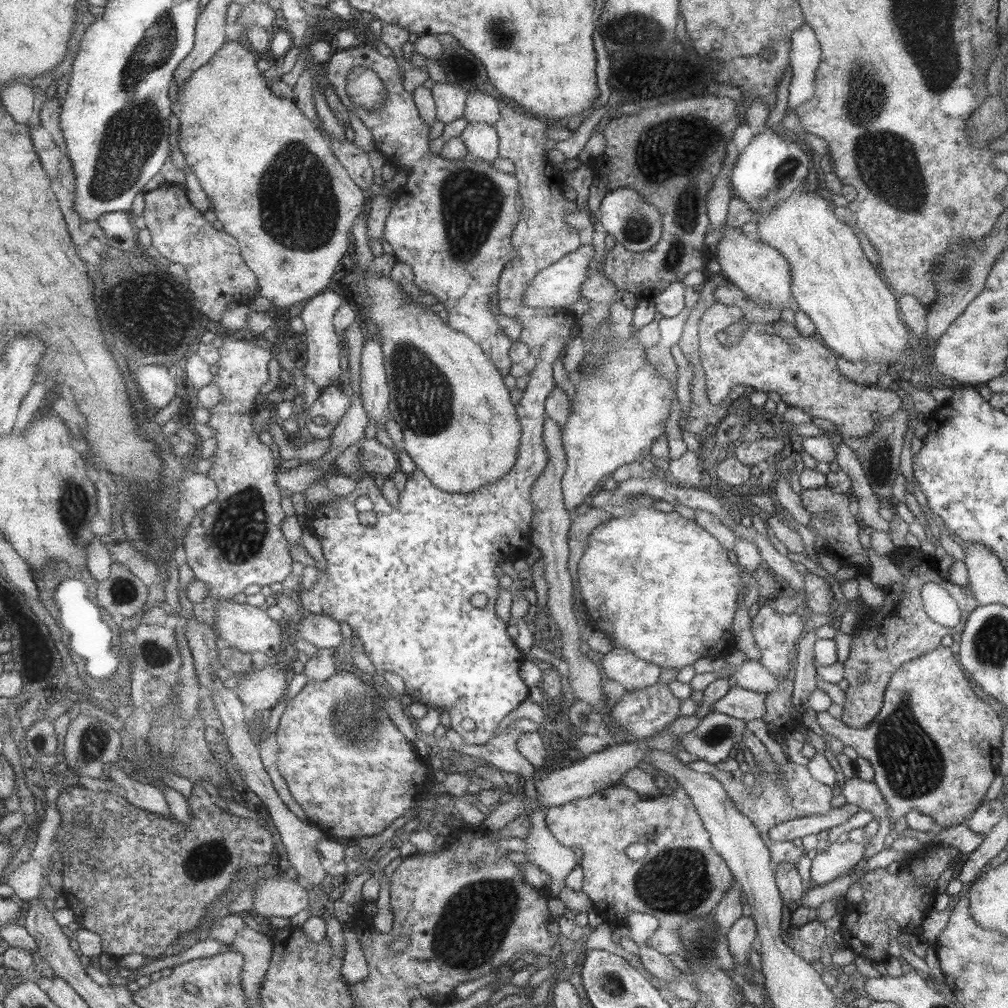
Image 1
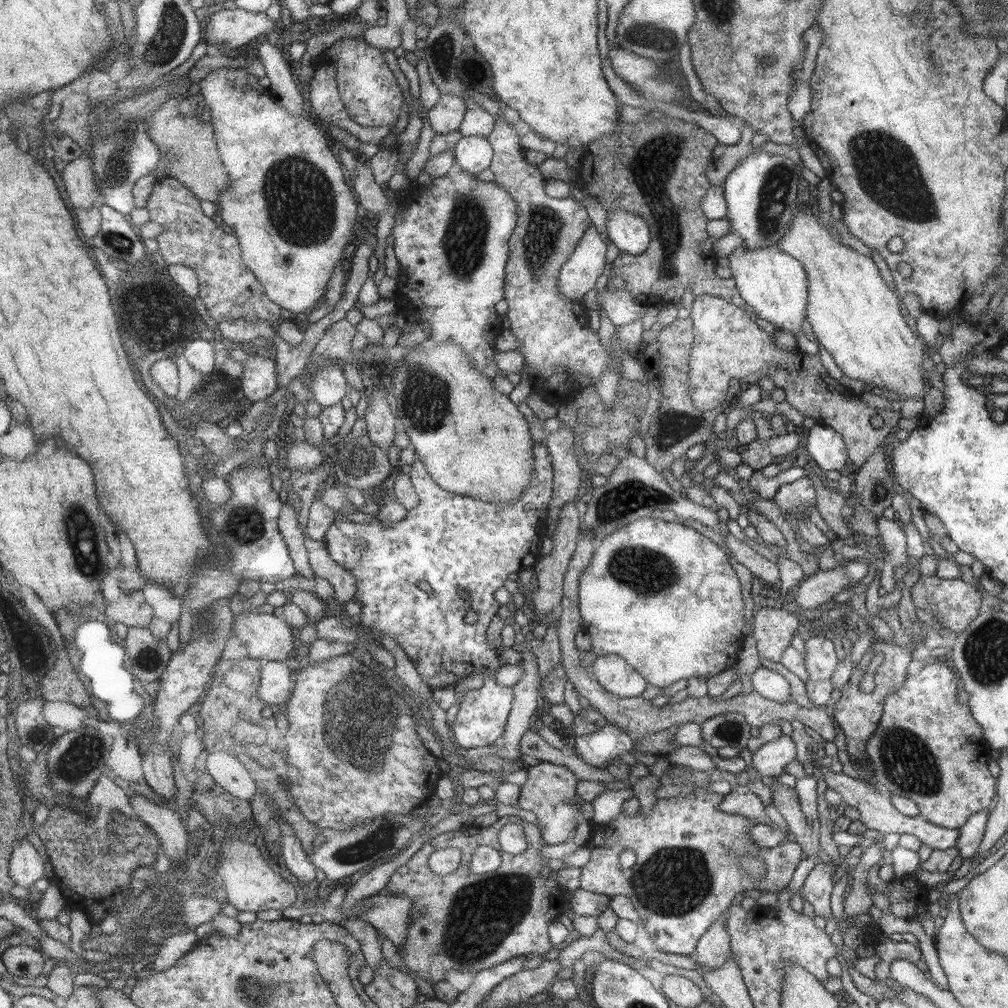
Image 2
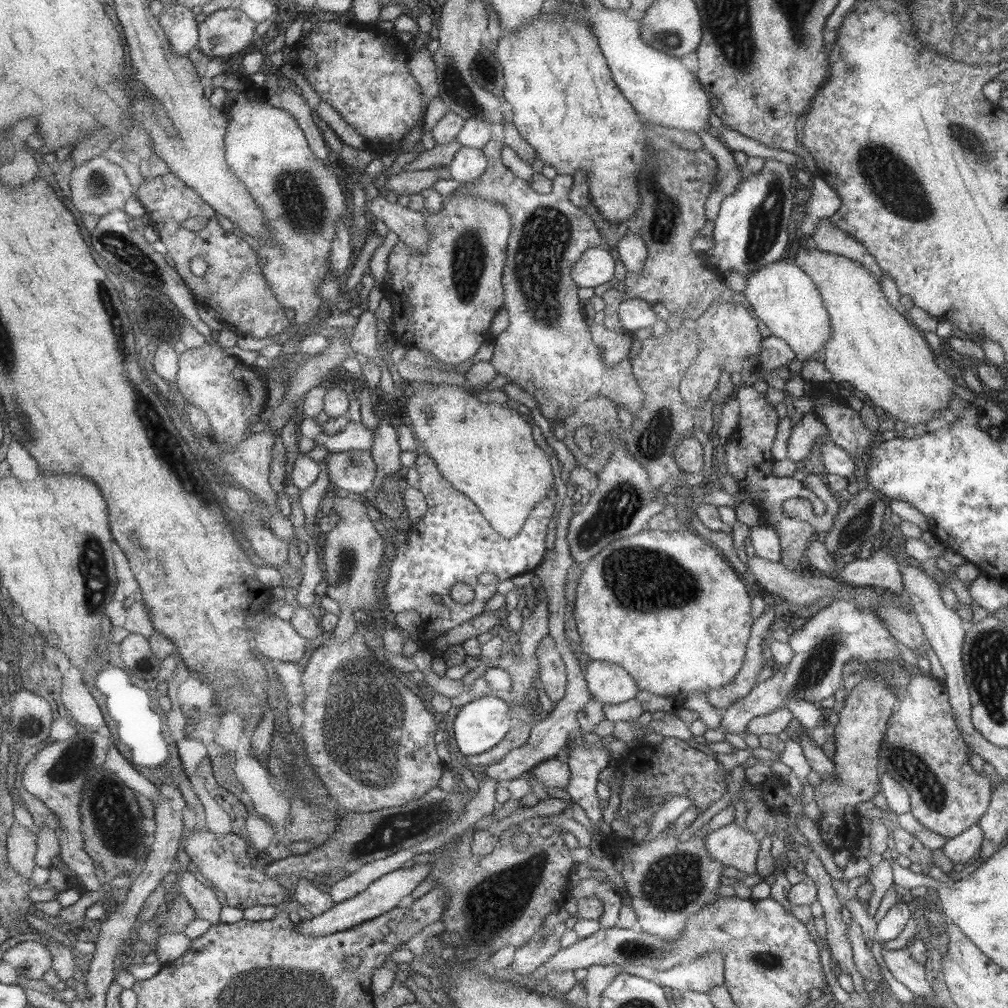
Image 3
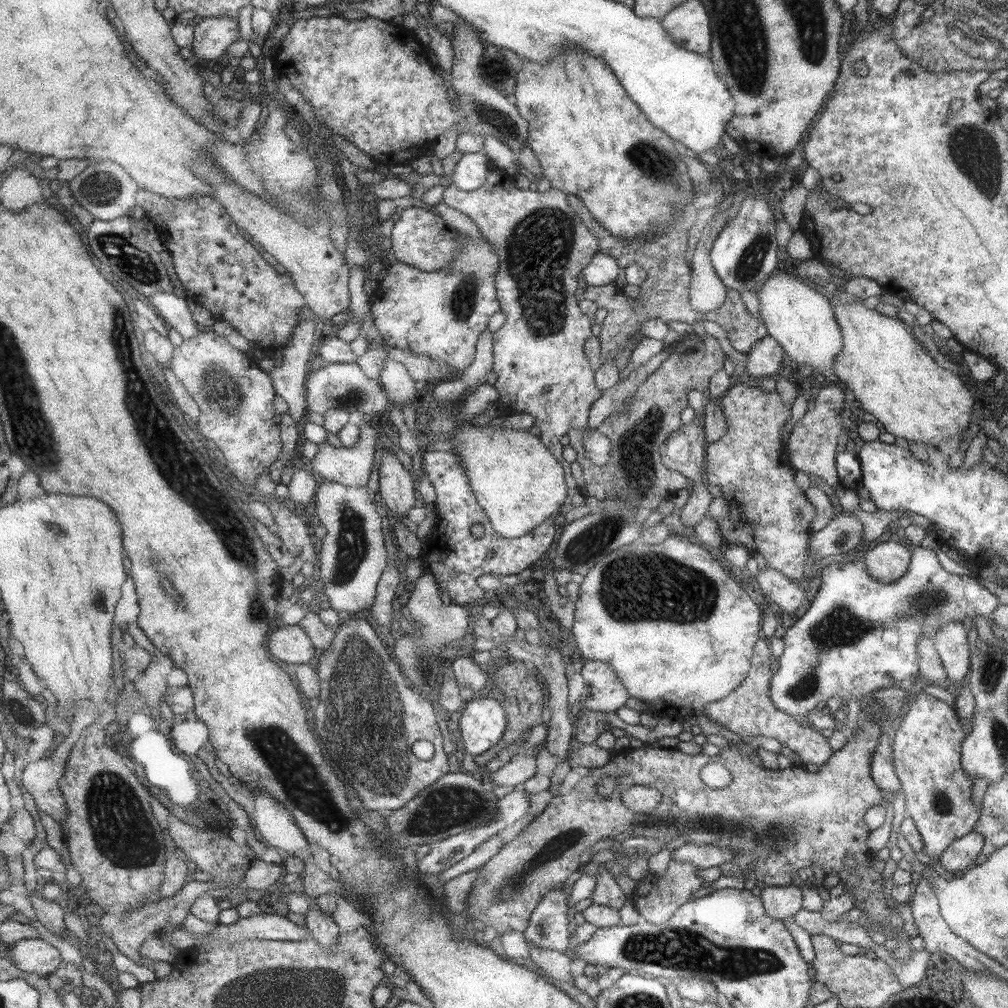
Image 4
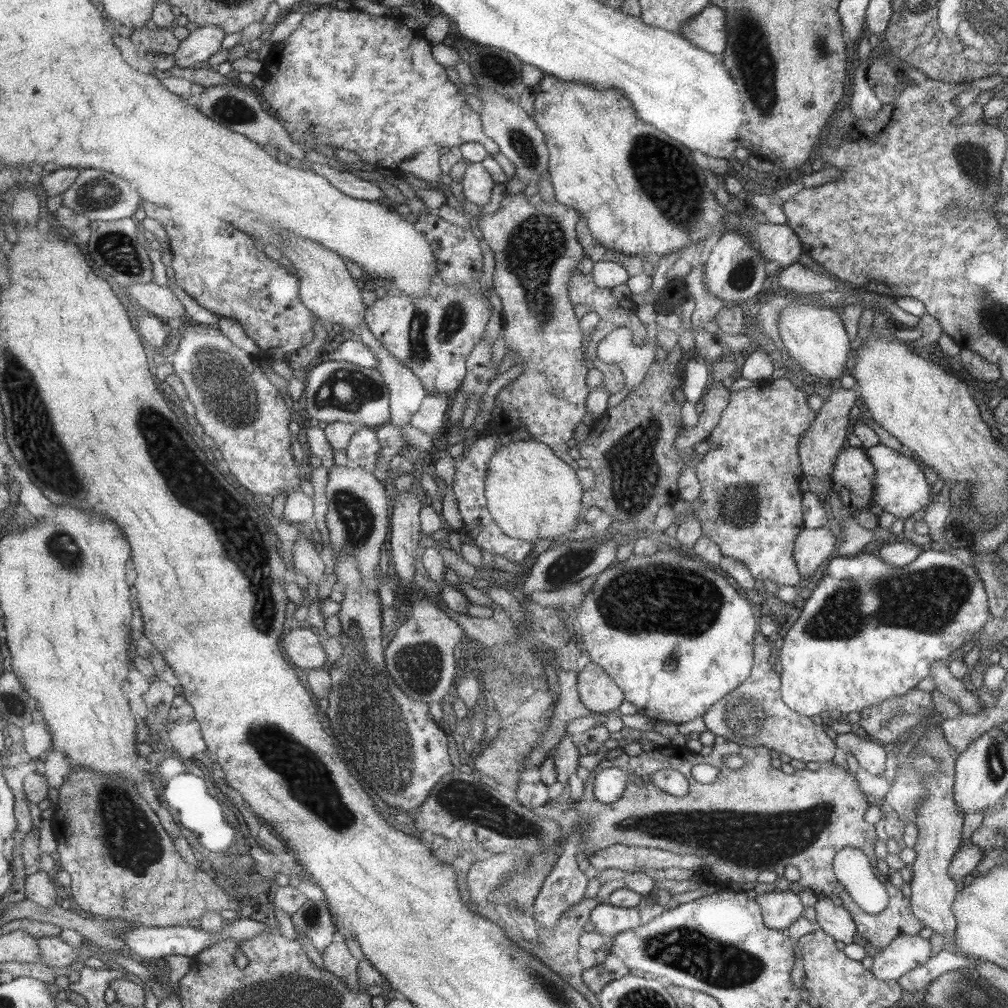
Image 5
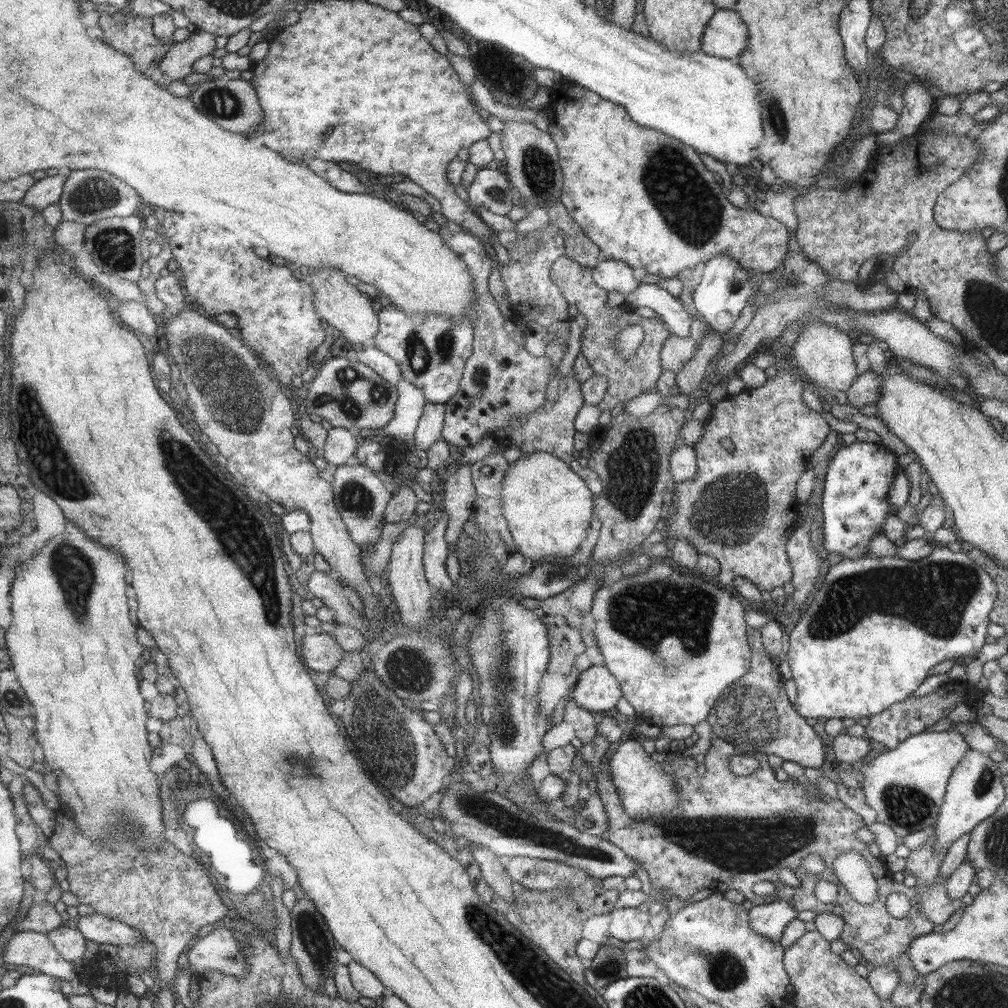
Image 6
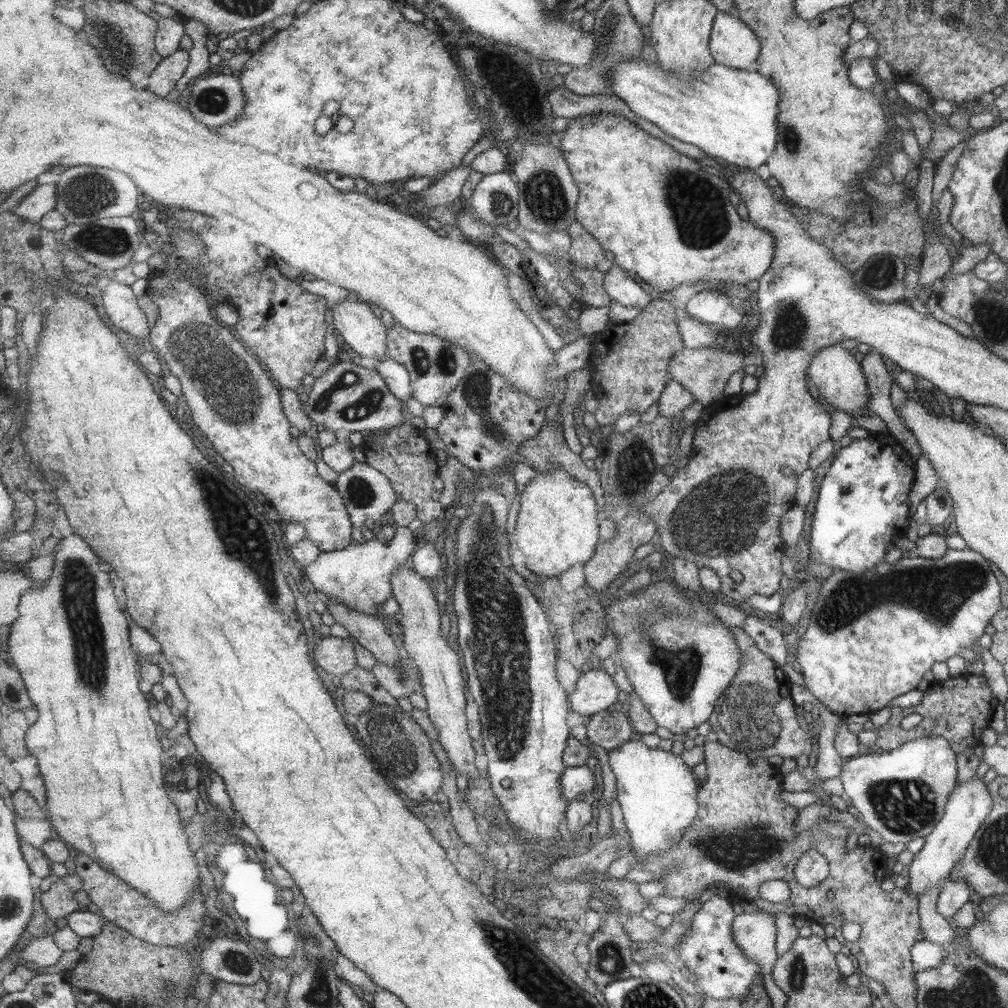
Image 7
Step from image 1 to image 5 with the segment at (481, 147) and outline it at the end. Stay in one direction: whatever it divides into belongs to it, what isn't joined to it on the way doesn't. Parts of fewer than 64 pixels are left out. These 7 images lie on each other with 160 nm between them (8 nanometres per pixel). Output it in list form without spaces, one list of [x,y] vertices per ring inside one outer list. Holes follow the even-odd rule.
[[[473,163],[466,167],[460,184],[464,198],[482,207],[489,202],[495,182],[481,163]]]

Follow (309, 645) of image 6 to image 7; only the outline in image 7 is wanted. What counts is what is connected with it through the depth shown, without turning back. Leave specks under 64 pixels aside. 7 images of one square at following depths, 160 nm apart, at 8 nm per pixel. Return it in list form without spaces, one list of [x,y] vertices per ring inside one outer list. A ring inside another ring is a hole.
[[[323,637],[314,651],[316,664],[327,673],[334,674],[336,680],[358,667],[356,646],[351,638]]]

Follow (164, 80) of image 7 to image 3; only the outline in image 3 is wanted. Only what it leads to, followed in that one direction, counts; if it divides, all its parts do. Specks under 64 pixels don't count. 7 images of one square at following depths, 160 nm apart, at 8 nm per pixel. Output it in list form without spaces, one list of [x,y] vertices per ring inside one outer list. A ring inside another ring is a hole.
[[[242,8],[219,9],[200,23],[197,48],[208,57],[231,56],[256,37],[257,25]]]

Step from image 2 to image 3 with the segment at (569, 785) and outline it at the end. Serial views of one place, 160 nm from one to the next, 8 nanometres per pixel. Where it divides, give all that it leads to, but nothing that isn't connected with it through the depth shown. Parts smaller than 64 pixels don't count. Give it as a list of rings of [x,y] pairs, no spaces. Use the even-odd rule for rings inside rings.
[[[551,758],[537,764],[532,770],[525,775],[530,782],[531,793],[527,793],[523,799],[519,800],[519,807],[531,808],[537,802],[545,800],[550,797],[549,791],[565,790],[567,782],[569,782],[569,769],[568,765]]]

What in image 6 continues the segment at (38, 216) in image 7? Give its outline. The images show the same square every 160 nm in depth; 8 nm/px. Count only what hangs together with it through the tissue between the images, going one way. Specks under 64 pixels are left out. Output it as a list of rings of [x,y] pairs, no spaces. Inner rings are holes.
[[[64,168],[57,175],[43,177],[36,181],[21,201],[40,213],[49,206],[60,204],[67,177],[71,173],[71,169]]]

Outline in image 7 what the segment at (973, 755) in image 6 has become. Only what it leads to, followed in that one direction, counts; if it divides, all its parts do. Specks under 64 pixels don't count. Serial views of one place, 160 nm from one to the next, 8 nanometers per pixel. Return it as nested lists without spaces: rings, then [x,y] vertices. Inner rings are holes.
[[[971,777],[964,783],[955,784],[955,790],[947,799],[945,808],[943,808],[943,818],[925,837],[923,846],[917,854],[913,855],[911,863],[908,865],[909,874],[907,875],[907,884],[904,891],[912,896],[919,897],[936,886],[936,884],[945,883],[949,880],[949,874],[954,870],[955,865],[963,858],[963,853],[970,846],[974,835],[978,833],[979,826],[986,821],[987,814],[991,812],[991,796],[987,793],[987,786],[983,785],[980,779]]]

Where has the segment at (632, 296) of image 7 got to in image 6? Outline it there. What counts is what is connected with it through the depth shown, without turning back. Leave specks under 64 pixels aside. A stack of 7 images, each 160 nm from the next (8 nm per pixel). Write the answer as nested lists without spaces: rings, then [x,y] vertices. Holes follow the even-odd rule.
[[[606,259],[592,268],[593,282],[606,292],[617,292],[624,297],[634,292],[637,280],[631,276],[627,263]]]

